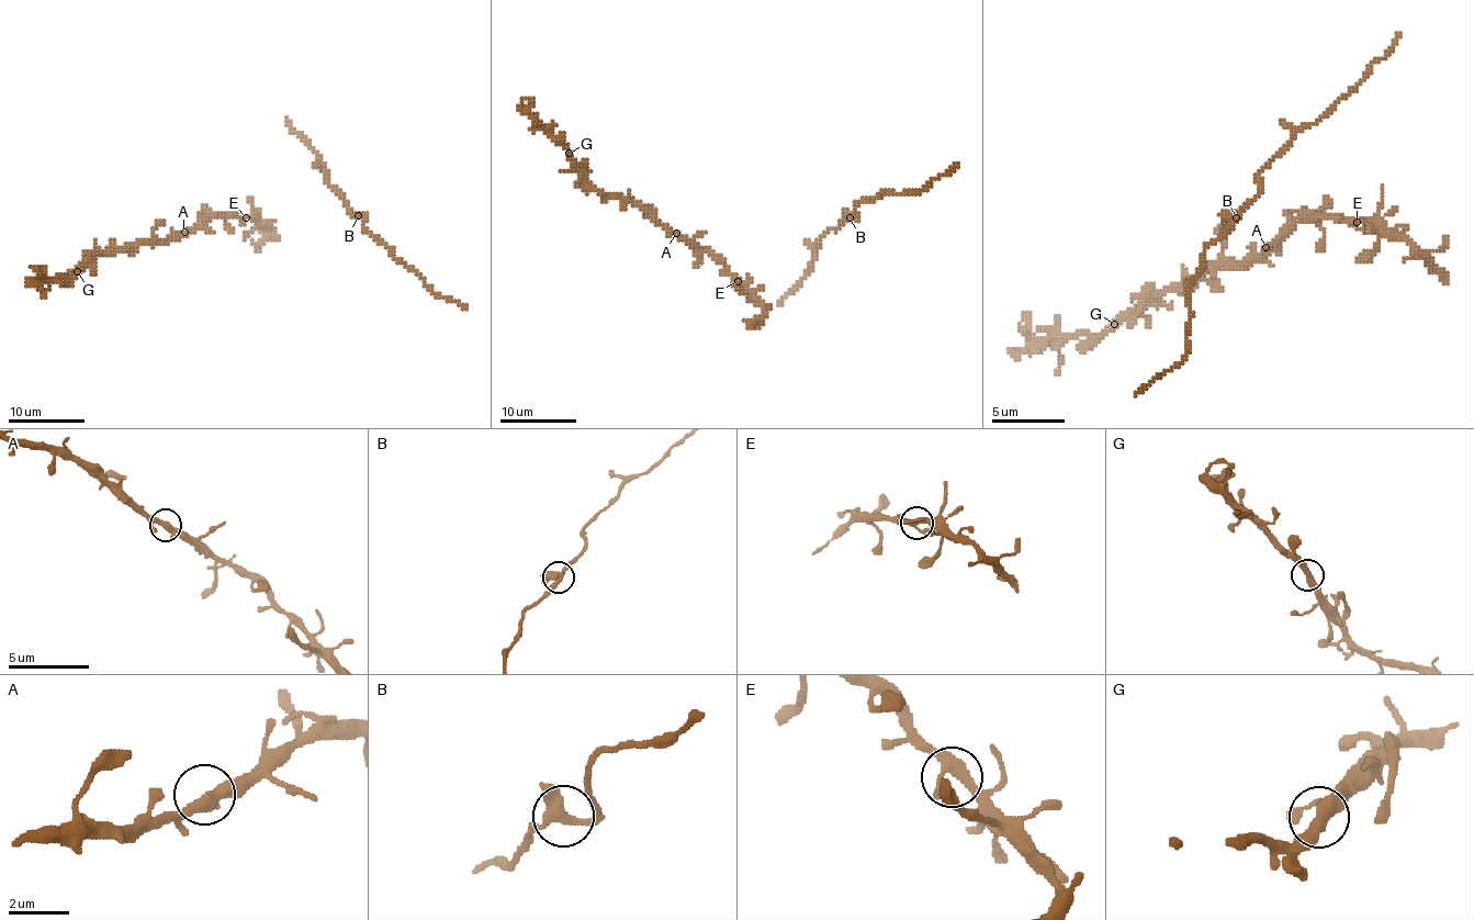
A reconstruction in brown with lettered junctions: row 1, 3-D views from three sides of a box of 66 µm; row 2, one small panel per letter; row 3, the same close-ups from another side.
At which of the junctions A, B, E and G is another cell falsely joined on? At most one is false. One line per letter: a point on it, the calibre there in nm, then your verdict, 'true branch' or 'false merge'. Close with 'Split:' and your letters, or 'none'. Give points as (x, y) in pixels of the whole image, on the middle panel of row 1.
A: place (676, 233); calibre 400 nm; true branch
B: place (850, 217); calibre 400 nm; true branch
E: place (738, 281); calibre 280 nm; true branch
G: place (569, 153); calibre 400 nm; true branch
Split: none

